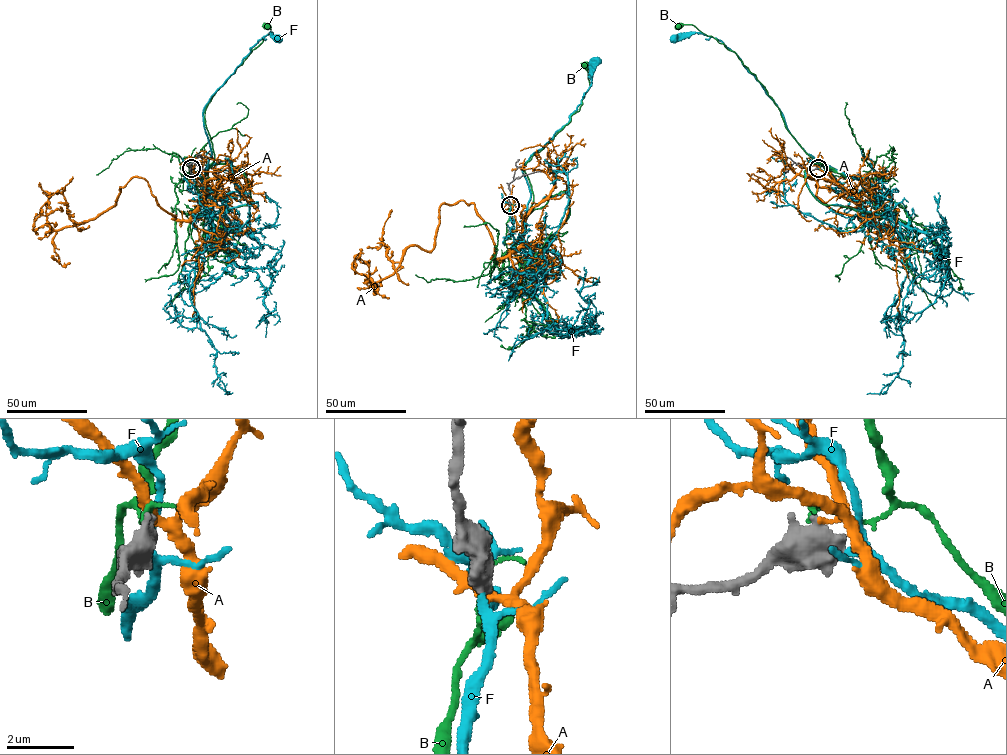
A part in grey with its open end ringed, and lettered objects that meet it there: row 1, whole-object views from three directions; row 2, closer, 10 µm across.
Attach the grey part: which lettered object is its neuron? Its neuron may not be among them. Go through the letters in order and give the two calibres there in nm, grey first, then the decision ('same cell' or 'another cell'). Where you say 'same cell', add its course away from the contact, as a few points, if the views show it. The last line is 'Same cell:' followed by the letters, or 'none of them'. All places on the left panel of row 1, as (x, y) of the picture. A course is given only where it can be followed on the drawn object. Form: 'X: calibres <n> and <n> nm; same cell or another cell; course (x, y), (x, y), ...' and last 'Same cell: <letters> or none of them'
A: calibres 650 and 140 nm; another cell
B: calibres 700 and 120 nm; another cell
F: calibres 650 and 190 nm; same cell; course (191, 168), (191, 190), (207, 196), (202, 179), (211, 155), (203, 110), (250, 49), (269, 33), (275, 37)
Same cell: F

